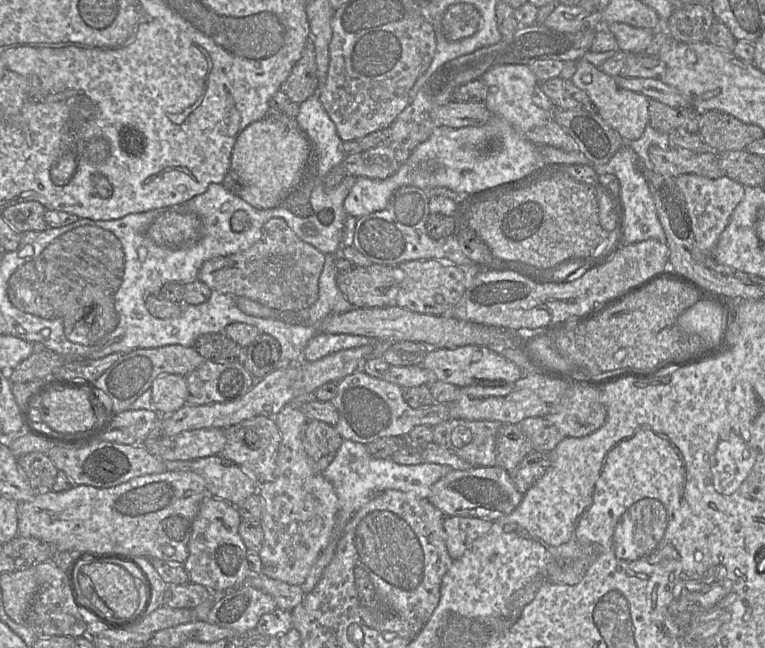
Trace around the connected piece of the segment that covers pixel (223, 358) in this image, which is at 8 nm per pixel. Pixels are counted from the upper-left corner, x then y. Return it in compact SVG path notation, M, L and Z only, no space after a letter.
M224 332L202 335L195 340L193 347L205 360L215 362L238 361L241 352L241 346L228 338Z

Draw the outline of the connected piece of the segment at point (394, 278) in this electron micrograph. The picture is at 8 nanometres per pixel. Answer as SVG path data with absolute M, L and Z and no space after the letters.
M371 263L366 267L354 267L347 274L336 279L338 289L346 299L357 308L381 308L395 304L401 283L401 272L397 265Z

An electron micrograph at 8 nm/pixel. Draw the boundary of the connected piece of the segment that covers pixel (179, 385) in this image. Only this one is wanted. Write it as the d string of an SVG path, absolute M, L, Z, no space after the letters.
M161 374L151 385L153 410L159 415L170 415L187 404L185 377Z

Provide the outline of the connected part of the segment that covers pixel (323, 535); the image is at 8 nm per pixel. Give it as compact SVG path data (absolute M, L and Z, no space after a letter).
M302 394L291 400L275 415L281 434L274 480L259 483L257 494L265 500L260 521L264 540L259 556L263 574L291 585L301 586L312 566L327 547L336 521L338 498L333 485L312 468L303 446L303 434L308 419L301 407L313 398Z

